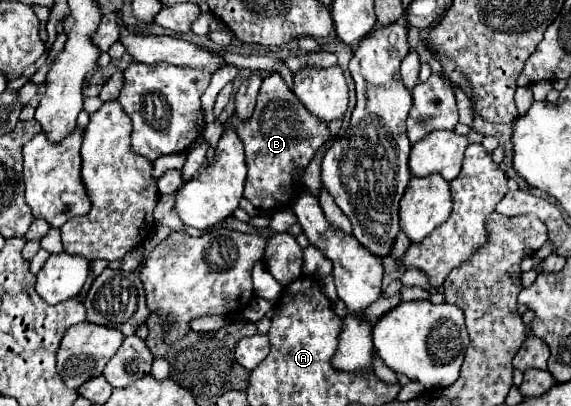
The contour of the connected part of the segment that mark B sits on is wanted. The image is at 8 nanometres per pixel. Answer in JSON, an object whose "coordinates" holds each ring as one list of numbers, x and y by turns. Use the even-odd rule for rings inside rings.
{"coordinates":[[274,73,262,81,252,119,244,123,238,117,232,117,232,123,246,149,248,177,244,185,244,197,250,199,260,211,278,211,292,205,288,203,296,191,292,183,292,171,296,167,306,167,318,147,330,137,324,121,310,115,296,95,286,87,284,79]]}

